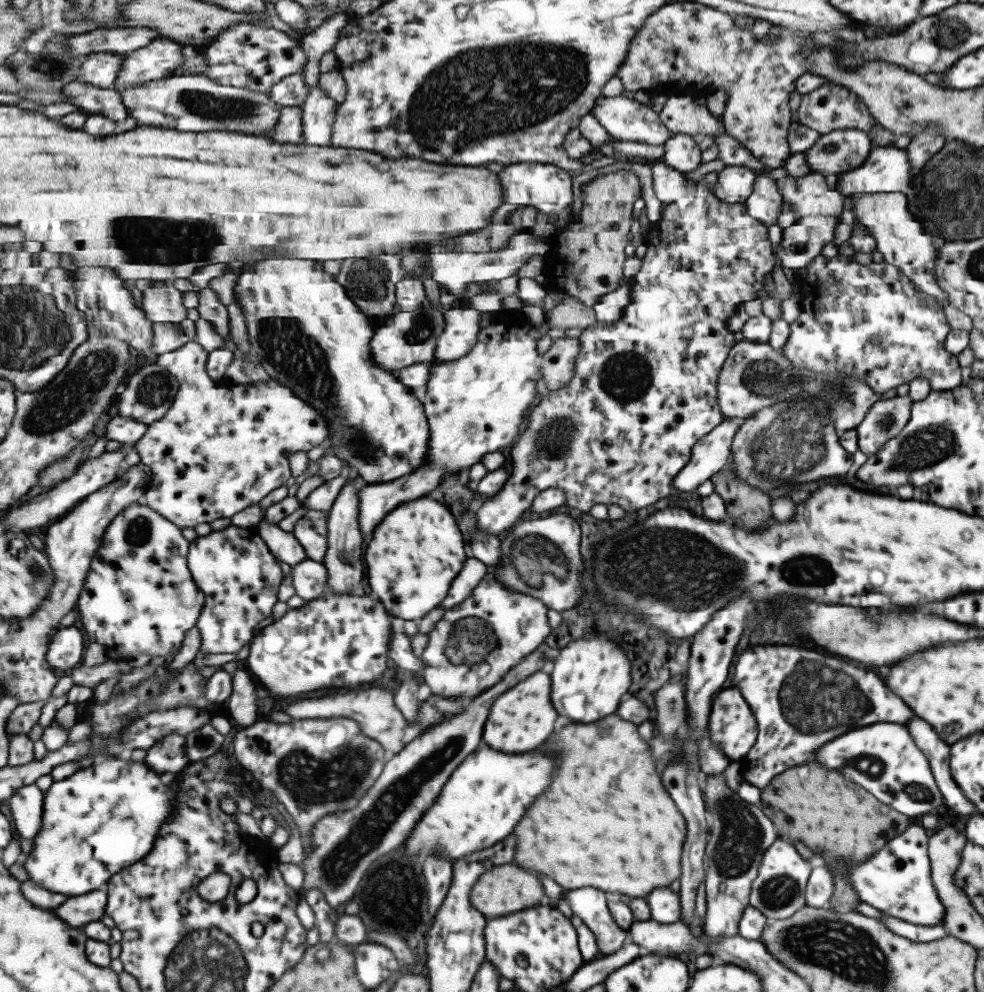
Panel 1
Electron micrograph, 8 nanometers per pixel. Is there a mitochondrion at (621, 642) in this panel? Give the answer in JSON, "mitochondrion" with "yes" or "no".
{"mitochondrion":"no"}

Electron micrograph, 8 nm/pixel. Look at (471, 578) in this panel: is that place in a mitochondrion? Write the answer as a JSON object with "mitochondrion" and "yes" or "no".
{"mitochondrion":"no"}

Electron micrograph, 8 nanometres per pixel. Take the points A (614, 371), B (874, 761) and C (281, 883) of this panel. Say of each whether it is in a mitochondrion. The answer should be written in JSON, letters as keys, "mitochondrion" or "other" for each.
{"A":"mitochondrion","B":"mitochondrion","C":"other"}

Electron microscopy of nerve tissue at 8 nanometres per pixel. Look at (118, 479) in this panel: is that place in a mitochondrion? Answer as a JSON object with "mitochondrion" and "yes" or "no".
{"mitochondrion":"no"}

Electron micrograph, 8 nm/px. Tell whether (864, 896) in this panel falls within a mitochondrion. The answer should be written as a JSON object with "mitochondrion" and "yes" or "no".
{"mitochondrion":"no"}

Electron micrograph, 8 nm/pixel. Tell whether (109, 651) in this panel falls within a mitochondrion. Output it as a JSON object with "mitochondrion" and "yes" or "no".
{"mitochondrion":"no"}

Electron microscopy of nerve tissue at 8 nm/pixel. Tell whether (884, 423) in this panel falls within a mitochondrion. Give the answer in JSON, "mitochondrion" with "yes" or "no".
{"mitochondrion":"yes"}

